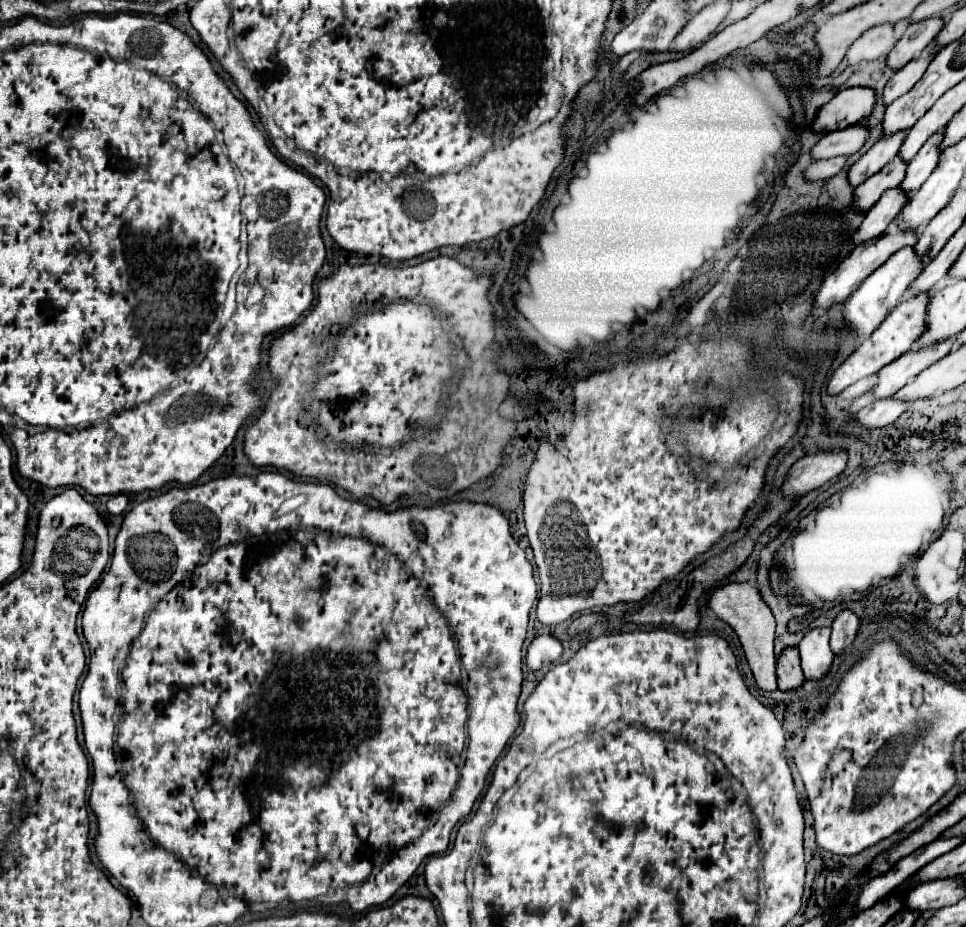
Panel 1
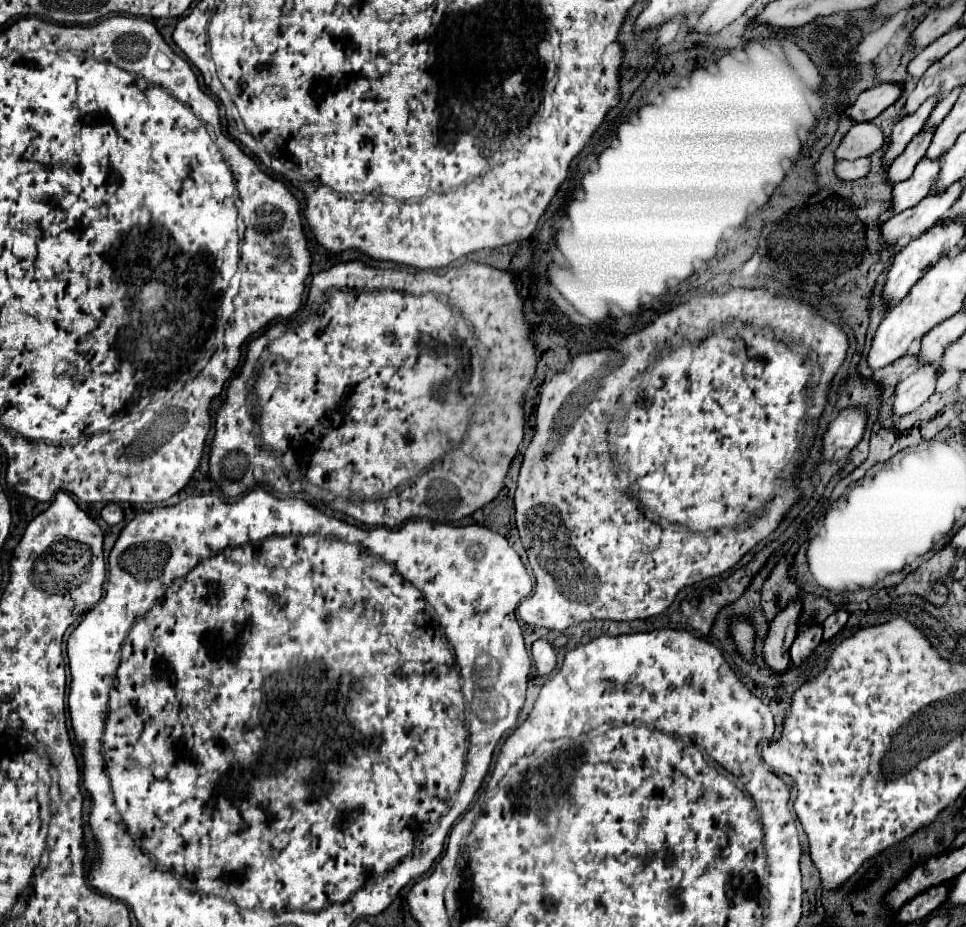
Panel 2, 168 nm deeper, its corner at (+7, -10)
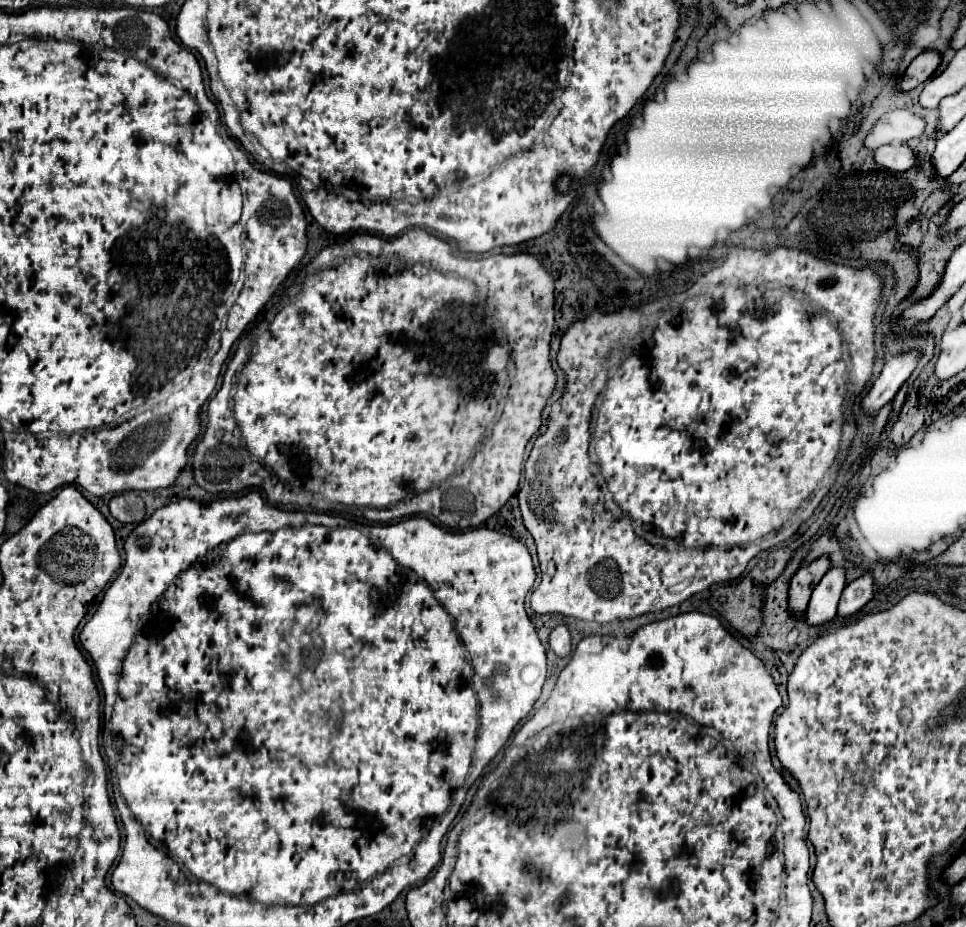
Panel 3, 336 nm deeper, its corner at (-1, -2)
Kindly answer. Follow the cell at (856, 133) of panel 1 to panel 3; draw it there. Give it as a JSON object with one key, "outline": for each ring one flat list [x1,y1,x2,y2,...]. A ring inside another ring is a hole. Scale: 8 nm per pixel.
{"outline":[[894,110,884,114,870,134,866,136,866,148,876,150,884,144,904,144,912,138,918,138,926,128,926,122,912,114,910,110]]}

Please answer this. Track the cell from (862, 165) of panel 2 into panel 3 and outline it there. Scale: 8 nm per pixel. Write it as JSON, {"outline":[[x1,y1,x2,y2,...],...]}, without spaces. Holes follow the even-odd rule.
{"outline":[[904,144,880,146,874,150,874,156,882,168,896,170,896,172,906,172,916,166,916,154,912,152,912,148,908,148]]}

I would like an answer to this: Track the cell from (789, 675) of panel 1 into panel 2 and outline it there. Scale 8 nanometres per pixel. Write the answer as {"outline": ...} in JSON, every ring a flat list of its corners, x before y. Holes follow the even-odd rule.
{"outline":[[790,602,770,622,770,630,764,640,764,660,768,660,772,674,786,674,790,668,790,646,796,638,796,622,800,610,800,602]]}

